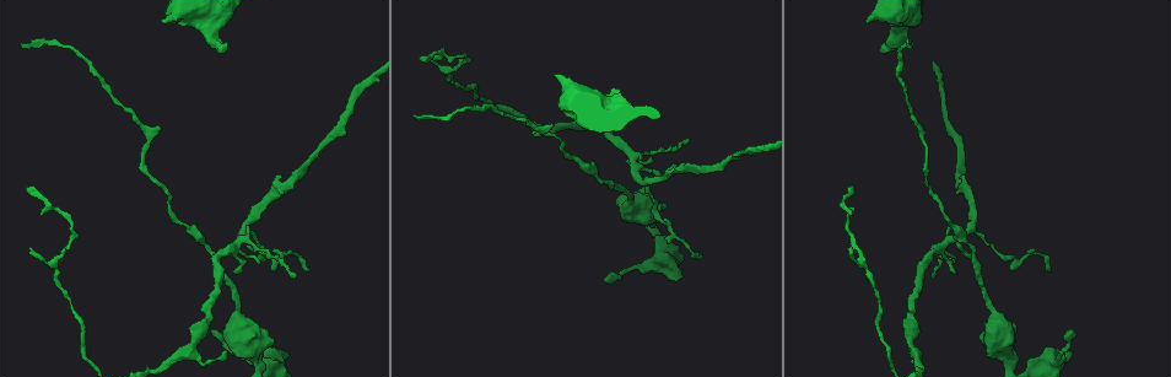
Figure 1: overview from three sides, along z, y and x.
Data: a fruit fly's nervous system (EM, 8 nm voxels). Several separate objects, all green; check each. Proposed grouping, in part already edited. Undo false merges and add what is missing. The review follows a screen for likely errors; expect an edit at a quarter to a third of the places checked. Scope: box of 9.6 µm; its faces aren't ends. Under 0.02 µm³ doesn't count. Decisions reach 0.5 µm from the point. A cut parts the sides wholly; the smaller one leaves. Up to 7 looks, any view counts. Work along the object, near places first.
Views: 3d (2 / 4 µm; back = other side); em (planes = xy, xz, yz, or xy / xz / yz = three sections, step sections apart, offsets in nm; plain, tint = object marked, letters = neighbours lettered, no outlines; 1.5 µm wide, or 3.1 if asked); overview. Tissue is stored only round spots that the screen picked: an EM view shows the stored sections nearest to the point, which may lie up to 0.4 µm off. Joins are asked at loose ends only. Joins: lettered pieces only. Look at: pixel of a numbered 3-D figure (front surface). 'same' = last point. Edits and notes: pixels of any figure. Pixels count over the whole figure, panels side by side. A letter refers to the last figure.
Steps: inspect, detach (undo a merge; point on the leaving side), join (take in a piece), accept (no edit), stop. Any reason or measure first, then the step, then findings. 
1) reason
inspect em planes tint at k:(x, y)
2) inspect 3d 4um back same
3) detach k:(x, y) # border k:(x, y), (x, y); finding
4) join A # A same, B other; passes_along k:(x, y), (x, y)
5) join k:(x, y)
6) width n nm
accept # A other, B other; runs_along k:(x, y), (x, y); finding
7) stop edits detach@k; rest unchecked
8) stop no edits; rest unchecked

inspect em yz step 8 plain at 1:(605, 282)

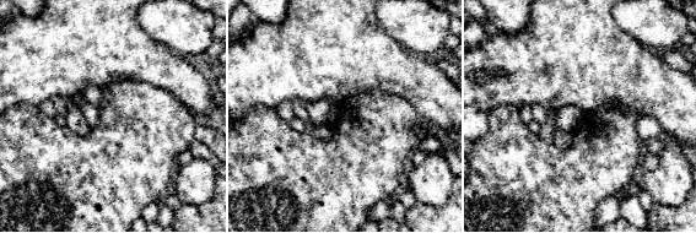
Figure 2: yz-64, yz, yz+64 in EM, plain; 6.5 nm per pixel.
see the neighbours
inspect em yz step 8 letters same

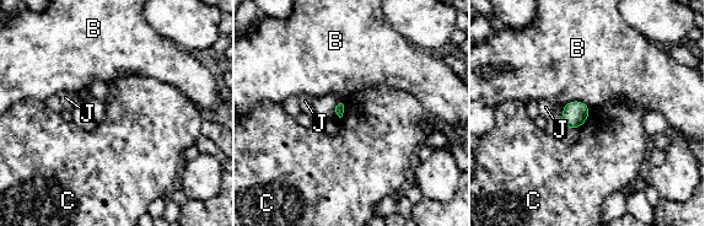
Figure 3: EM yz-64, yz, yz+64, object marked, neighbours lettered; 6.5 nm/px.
accept # B other, C other, J other; border 3:(591, 109), (586, 120), (579, 128); no lettered piece goes on from it

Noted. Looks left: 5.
tapers out
inspect 3d 2um at 1:(223, 350)

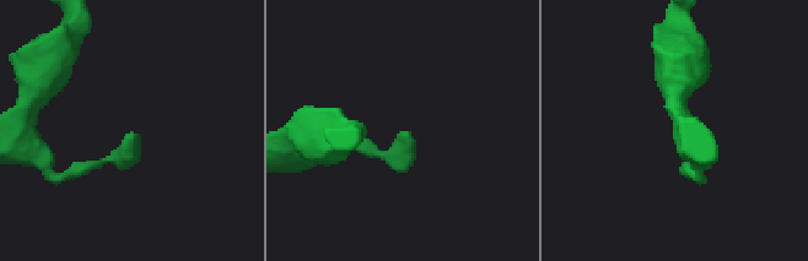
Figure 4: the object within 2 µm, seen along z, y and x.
shape alone is not enough
inspect em planes letters at 4:(405, 133)

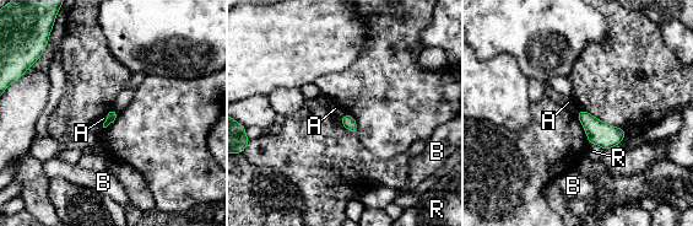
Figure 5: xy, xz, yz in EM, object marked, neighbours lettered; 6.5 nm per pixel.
accept # A other, B other, R other; border 5:(347, 113), (340, 118); no lettered piece goes on from it

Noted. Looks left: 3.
an open end
inspect em planes tint at 1:(225, 45)

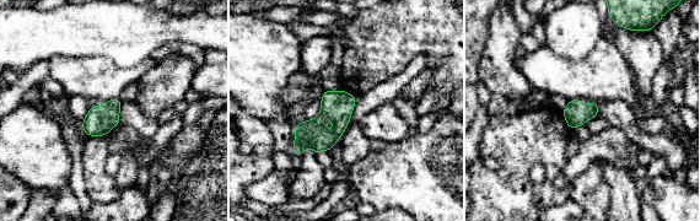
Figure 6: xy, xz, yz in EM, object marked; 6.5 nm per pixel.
what lies round it
inspect em planes letters same

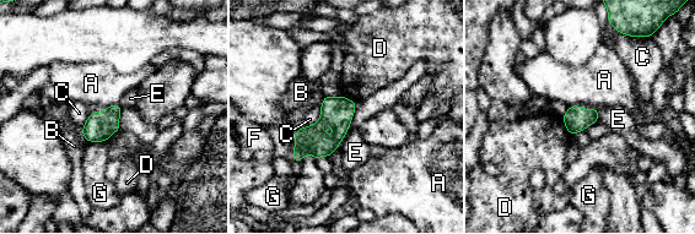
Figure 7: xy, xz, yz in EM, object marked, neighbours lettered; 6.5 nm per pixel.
accept # A other, B other, C other, D other, E other, F other, G other; border 7:(598, 108), (597, 121); none of them fits

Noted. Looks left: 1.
stop no edits; rest unchecked

